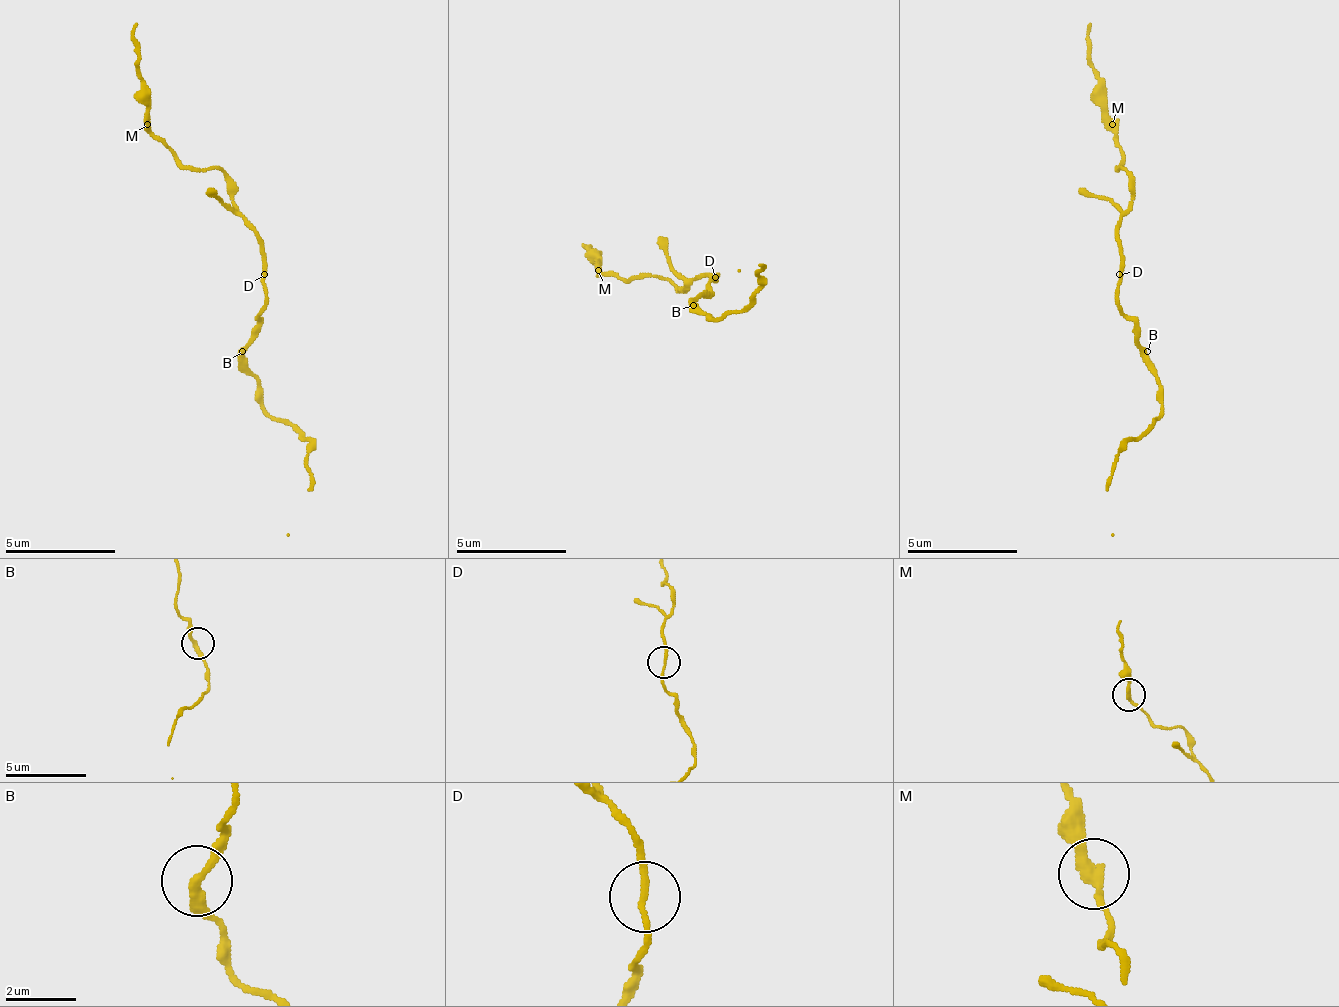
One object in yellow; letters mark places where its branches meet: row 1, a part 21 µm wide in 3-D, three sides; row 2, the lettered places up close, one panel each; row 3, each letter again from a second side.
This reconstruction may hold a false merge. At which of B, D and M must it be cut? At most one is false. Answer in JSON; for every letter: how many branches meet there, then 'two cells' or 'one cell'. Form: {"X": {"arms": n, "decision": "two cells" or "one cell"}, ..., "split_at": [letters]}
{"B": {"arms": 2, "decision": "one cell"}, "D": {"arms": 2, "decision": "one cell"}, "M": {"arms": 2, "decision": "two cells"}, "split_at": ["M"]}

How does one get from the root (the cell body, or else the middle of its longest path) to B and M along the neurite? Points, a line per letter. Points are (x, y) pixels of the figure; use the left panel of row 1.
B: (264, 274), (264, 307), (253, 324), (253, 340), (242, 351)
M: (264, 274), (264, 241), (259, 230), (237, 208), (231, 197), (231, 181), (220, 170), (193, 170), (149, 126)

